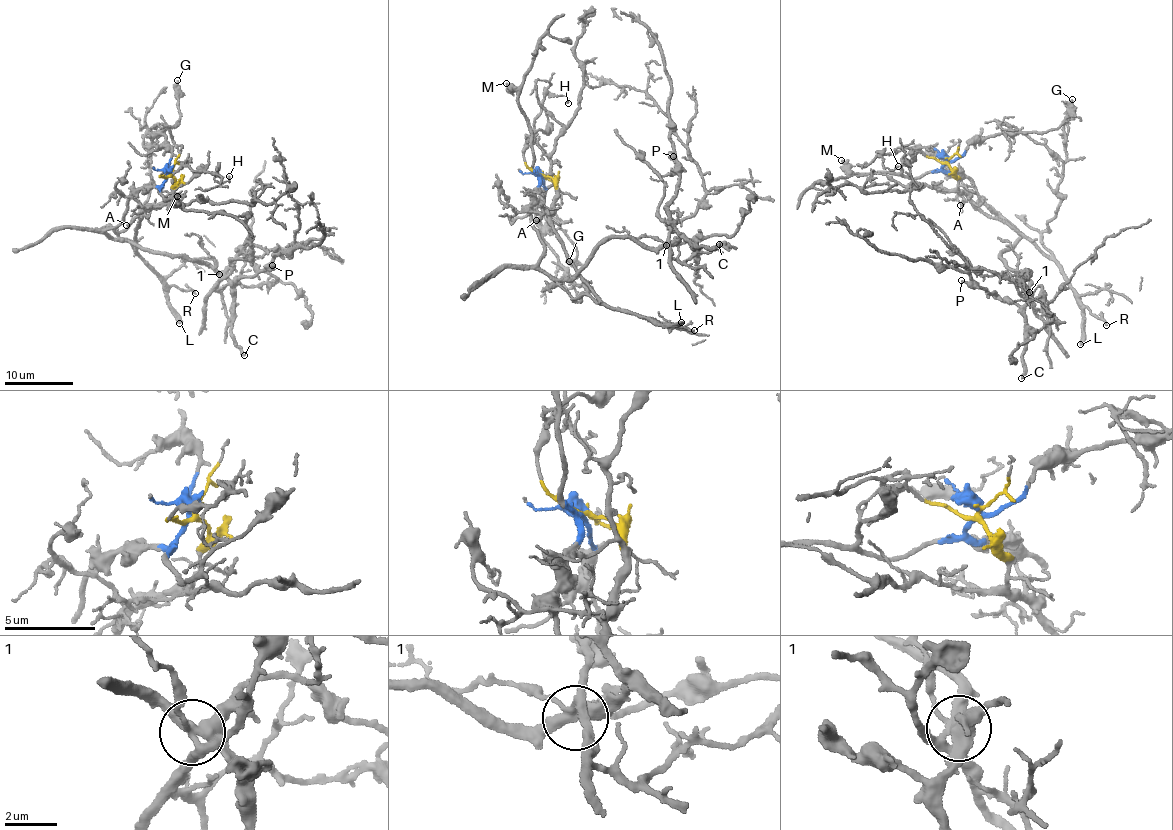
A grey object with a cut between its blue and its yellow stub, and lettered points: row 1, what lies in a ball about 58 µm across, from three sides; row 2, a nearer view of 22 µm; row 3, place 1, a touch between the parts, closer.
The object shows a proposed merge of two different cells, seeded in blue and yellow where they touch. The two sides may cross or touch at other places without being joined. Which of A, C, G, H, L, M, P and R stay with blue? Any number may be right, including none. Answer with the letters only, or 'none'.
C, G, M, P

